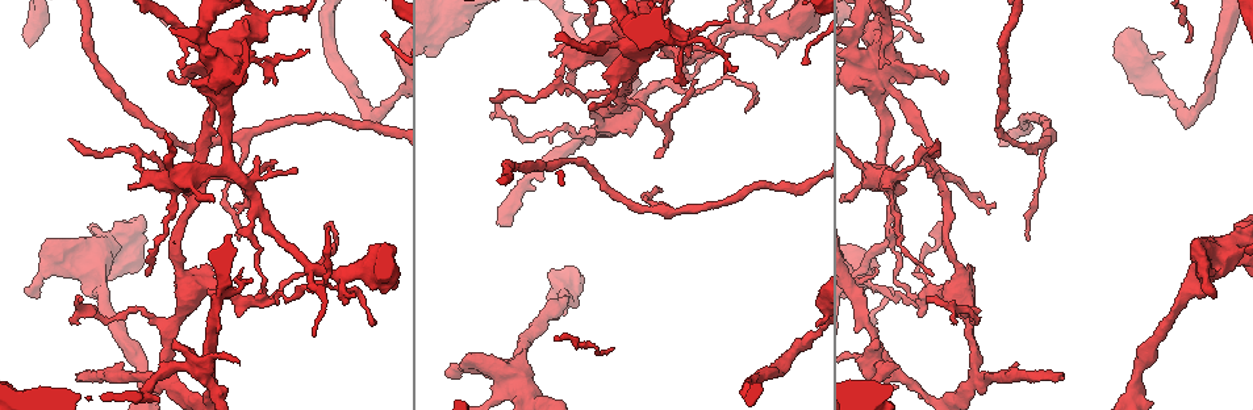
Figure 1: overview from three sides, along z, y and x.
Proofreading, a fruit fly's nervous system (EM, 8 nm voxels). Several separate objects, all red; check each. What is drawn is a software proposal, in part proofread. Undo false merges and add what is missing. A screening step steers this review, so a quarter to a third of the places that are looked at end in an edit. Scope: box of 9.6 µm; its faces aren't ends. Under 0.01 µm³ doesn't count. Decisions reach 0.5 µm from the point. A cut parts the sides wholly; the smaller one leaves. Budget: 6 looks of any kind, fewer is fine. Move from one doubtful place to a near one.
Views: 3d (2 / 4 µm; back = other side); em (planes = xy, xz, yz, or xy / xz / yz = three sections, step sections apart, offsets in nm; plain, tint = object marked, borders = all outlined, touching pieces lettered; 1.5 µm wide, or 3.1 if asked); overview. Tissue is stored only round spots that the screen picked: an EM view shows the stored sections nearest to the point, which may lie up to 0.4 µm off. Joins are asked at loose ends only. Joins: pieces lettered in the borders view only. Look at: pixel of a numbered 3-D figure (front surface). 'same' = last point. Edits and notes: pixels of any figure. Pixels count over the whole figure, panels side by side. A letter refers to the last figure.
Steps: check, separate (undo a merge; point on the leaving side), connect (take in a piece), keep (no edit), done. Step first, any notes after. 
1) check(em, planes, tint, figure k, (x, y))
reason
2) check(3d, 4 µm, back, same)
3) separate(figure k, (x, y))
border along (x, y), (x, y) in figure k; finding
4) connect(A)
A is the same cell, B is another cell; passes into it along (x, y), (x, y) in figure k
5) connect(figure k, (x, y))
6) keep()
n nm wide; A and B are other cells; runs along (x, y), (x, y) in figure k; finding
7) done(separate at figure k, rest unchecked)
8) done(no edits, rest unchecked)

check(em, xy, step 8, borders, figure 1, (506, 223))
an open end

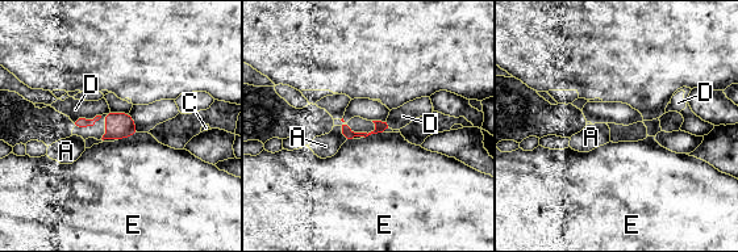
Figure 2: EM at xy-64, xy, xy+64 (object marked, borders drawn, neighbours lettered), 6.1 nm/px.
keep()
A, C, D and E are other cells; border along (138, 133), (117, 141) in figure 2; none of them fits

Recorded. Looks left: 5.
check(3d, 4 µm, figure 1, (686, 68))
closes a loop

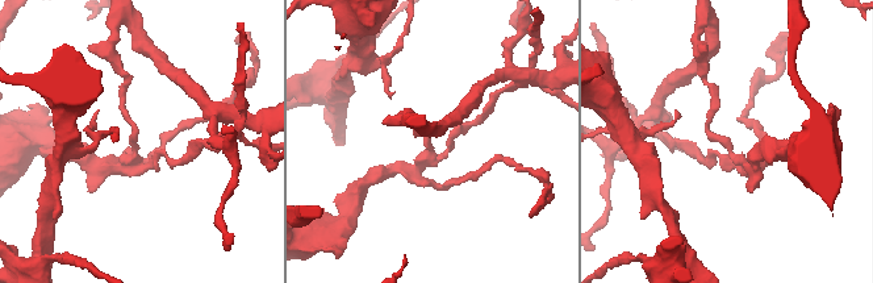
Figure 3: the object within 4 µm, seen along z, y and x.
check(em, xy, step 8, tint, figure 3, (134, 153))
need the tissue

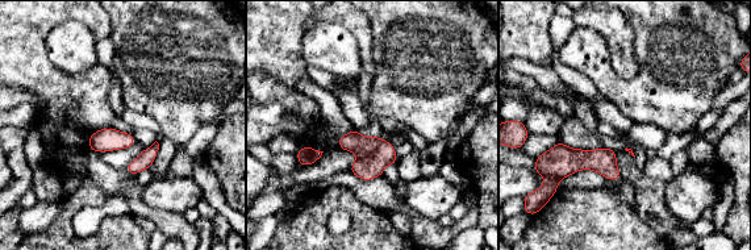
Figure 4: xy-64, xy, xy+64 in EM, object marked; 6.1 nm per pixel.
check(em, xy, step 8, borders, same)

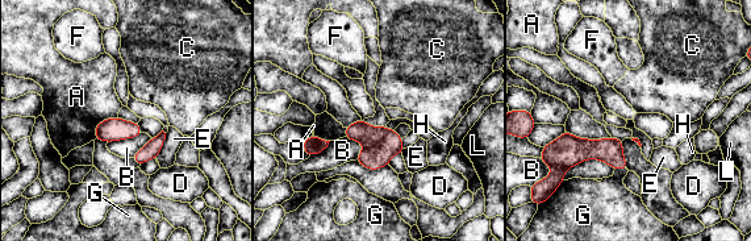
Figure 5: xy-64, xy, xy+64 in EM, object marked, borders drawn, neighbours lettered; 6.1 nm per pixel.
separate(figure 5, (378, 153))
A touches over 200 nm; A, B, C, D, E, F, G, H and L are other cells; border along (389, 129), (382, 137), (358, 140) in figure 5; two cells meet here

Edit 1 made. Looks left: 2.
check(3d, 2 µm, back, figure 1, (663, 213))
three-way junction

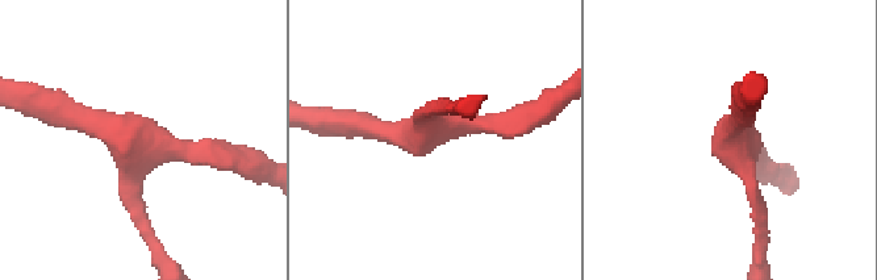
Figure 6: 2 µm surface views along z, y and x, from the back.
check(em, planes, borders, figure 6, (132, 143))
3 arms

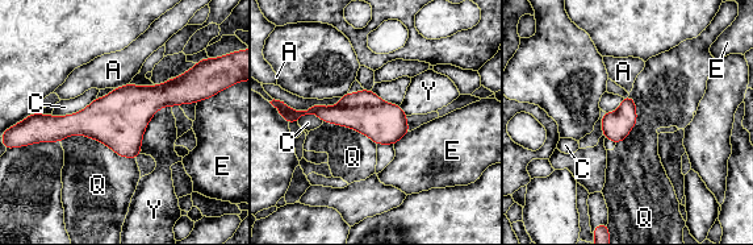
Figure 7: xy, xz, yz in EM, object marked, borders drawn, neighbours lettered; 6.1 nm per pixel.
keep()
260 nm wide; A, C, E, Q and Y are other cells; border along (59, 141), (84, 135), (136, 160) in figure 7; continuous, no second cell

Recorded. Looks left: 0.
done(separate at figure 5, rest unchecked)

